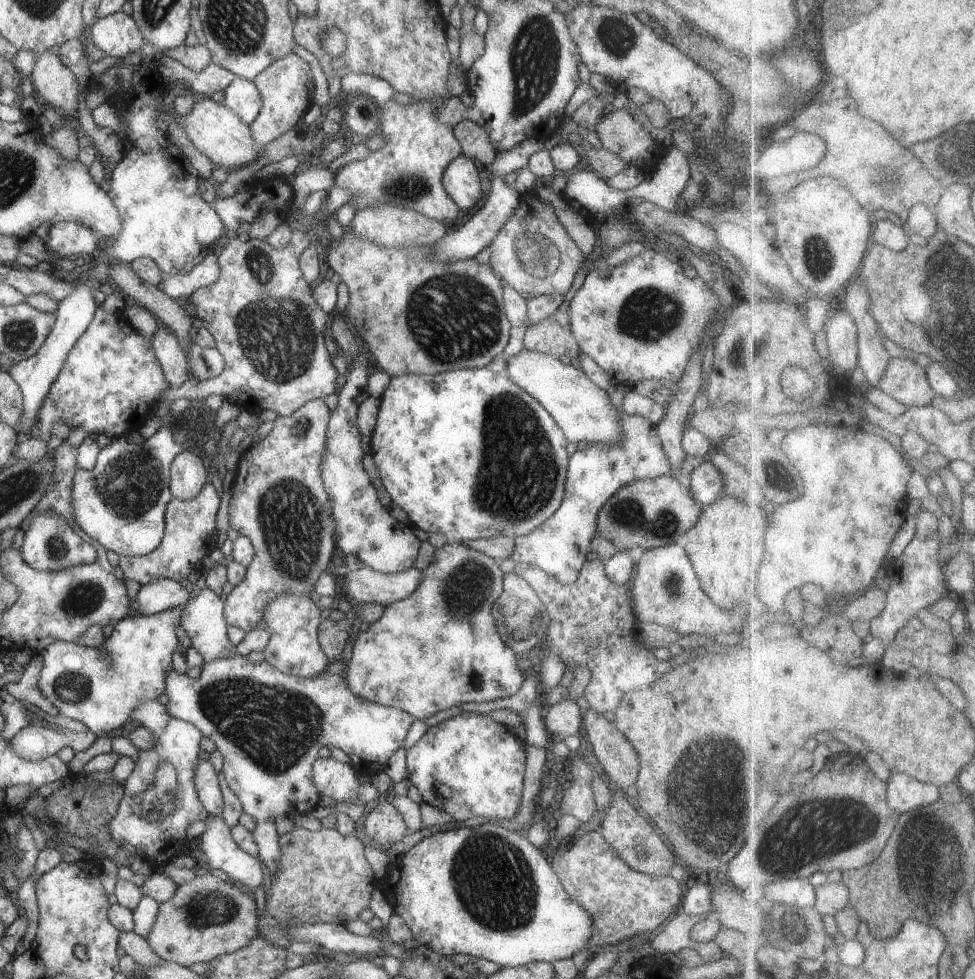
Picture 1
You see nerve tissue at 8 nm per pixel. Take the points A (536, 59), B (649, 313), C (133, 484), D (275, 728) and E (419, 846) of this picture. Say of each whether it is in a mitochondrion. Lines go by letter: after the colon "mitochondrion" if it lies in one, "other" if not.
A: mitochondrion
B: mitochondrion
C: mitochondrion
D: mitochondrion
E: other

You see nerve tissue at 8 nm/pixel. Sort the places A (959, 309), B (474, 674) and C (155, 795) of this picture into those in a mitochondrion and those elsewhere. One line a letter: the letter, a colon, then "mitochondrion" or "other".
A: mitochondrion
B: other
C: mitochondrion

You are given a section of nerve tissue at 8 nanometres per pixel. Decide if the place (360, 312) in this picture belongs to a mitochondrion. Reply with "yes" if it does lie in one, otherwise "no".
no

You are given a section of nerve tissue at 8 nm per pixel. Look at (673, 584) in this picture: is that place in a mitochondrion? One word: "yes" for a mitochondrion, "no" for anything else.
yes

